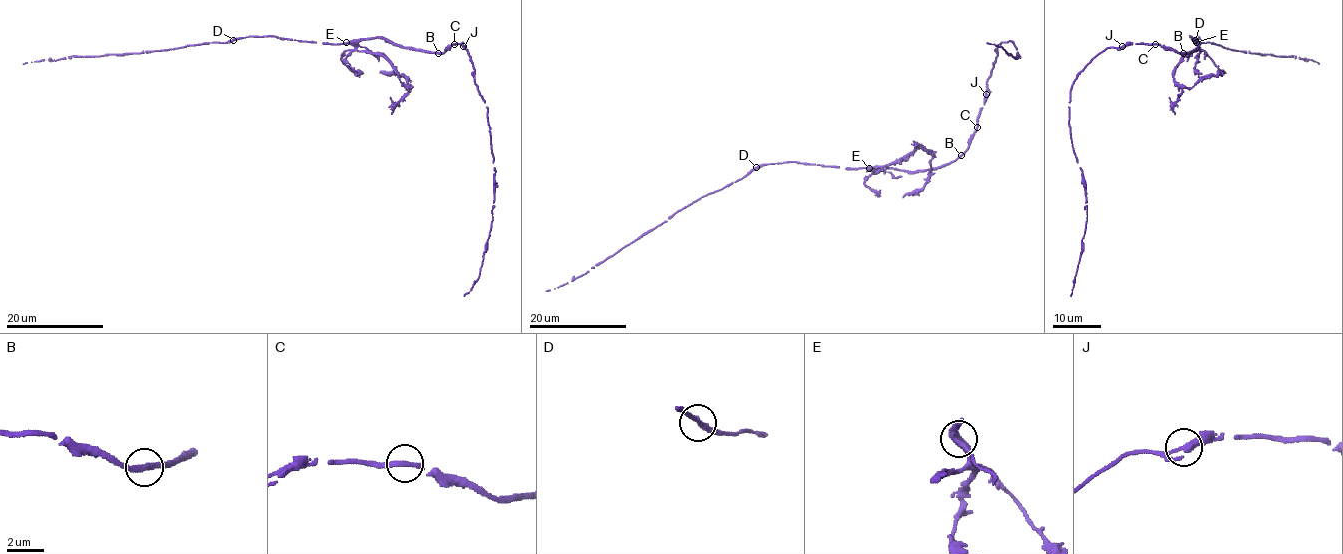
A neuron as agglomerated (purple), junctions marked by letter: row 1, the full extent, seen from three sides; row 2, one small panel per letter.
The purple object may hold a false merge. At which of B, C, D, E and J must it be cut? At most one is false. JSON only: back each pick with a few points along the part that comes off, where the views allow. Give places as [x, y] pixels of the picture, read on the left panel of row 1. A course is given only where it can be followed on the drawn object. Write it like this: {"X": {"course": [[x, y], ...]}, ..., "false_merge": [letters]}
{"false_merge": []}

